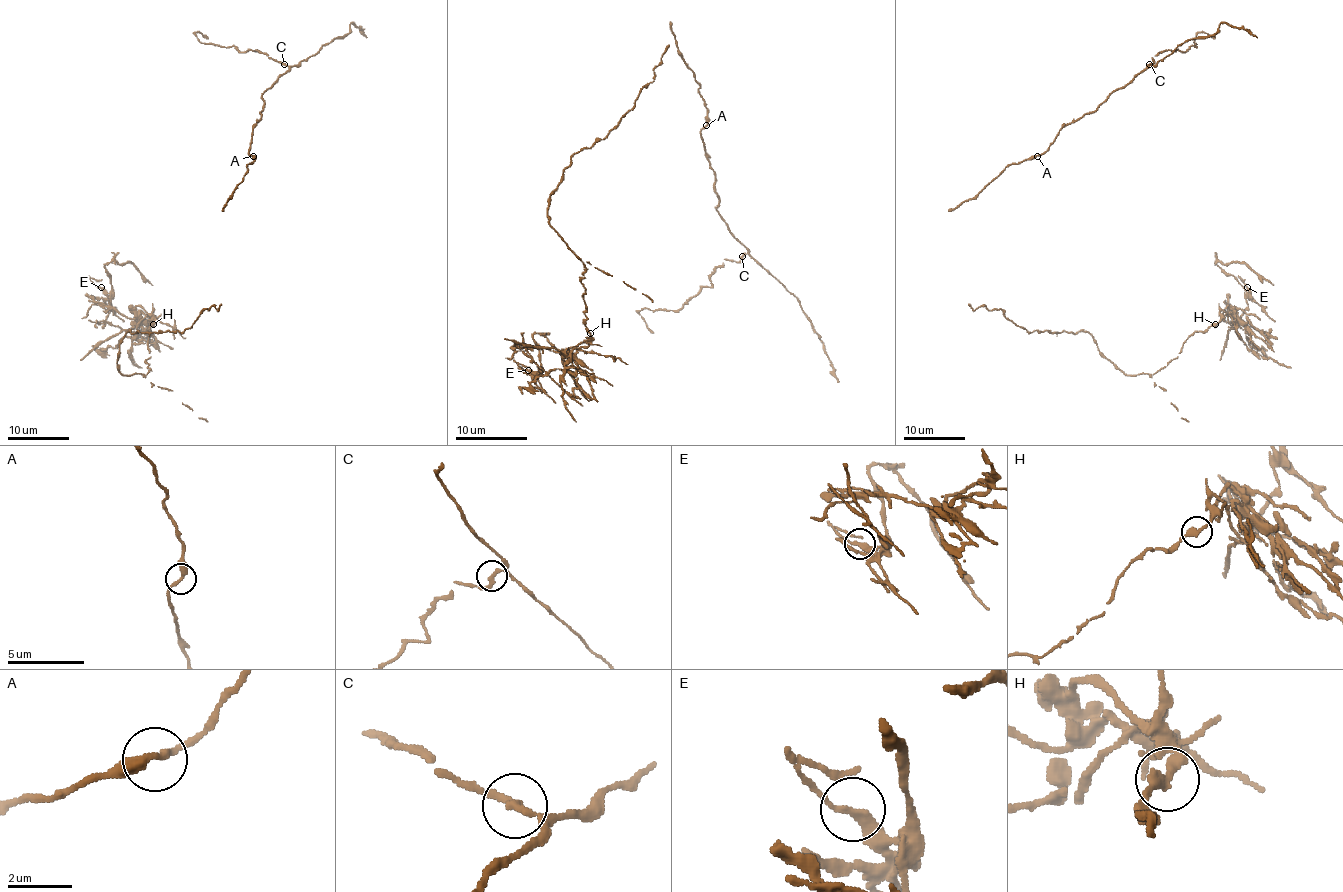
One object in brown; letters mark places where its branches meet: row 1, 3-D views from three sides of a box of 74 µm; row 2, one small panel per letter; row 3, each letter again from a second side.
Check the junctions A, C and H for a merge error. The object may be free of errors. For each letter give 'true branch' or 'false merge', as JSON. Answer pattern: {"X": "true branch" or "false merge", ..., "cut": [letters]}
{"A": "true branch", "C": "true branch", "H": "false merge", "cut": ["H"]}

